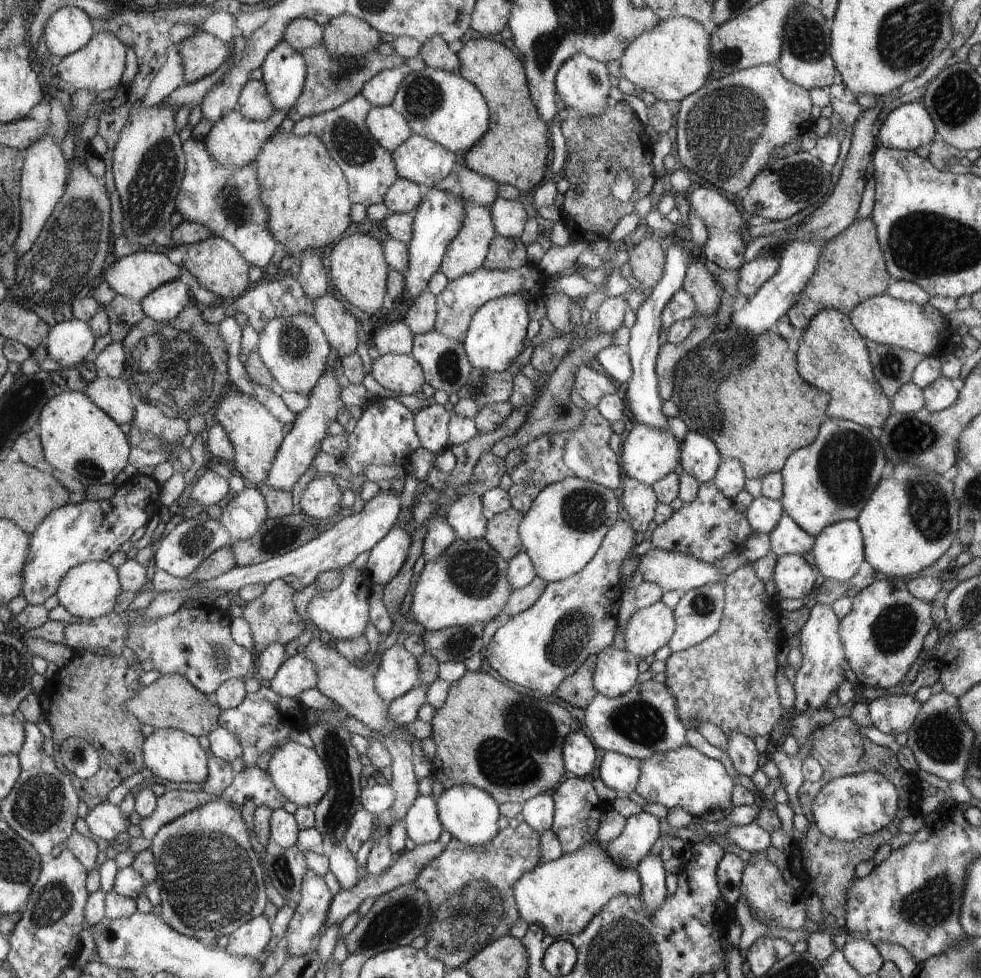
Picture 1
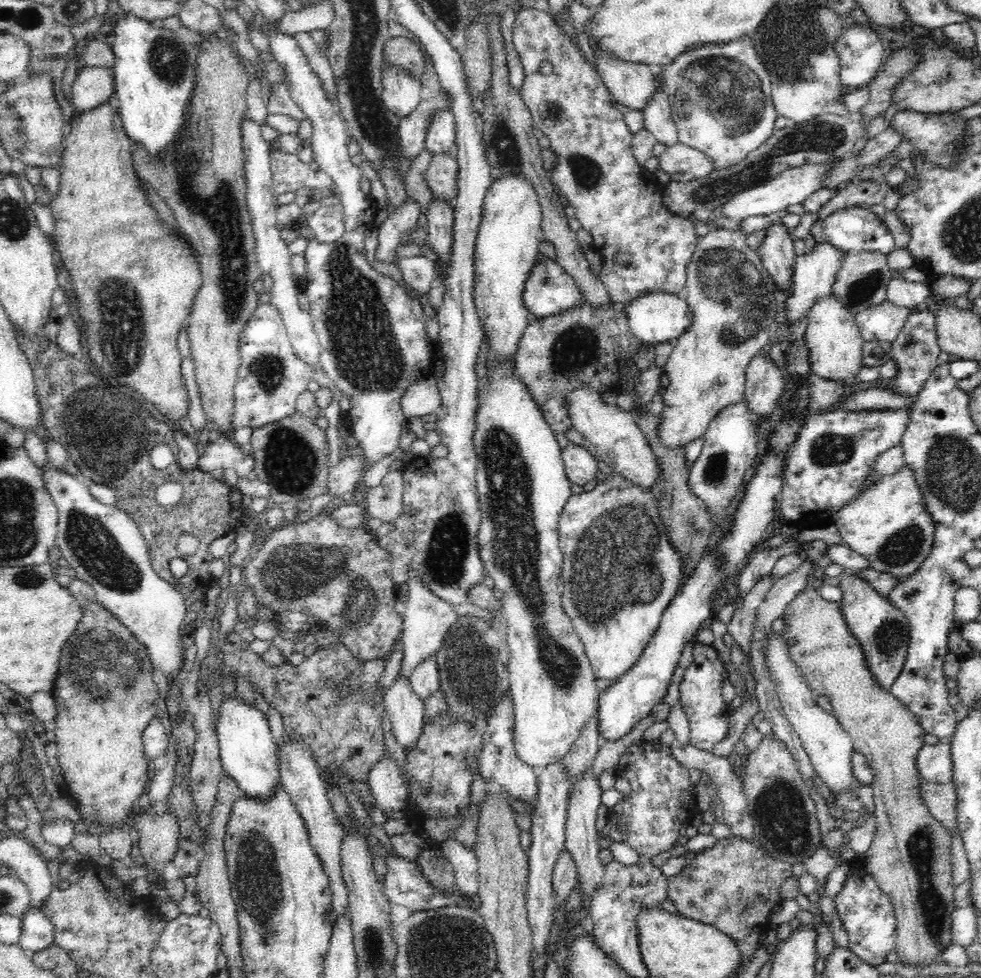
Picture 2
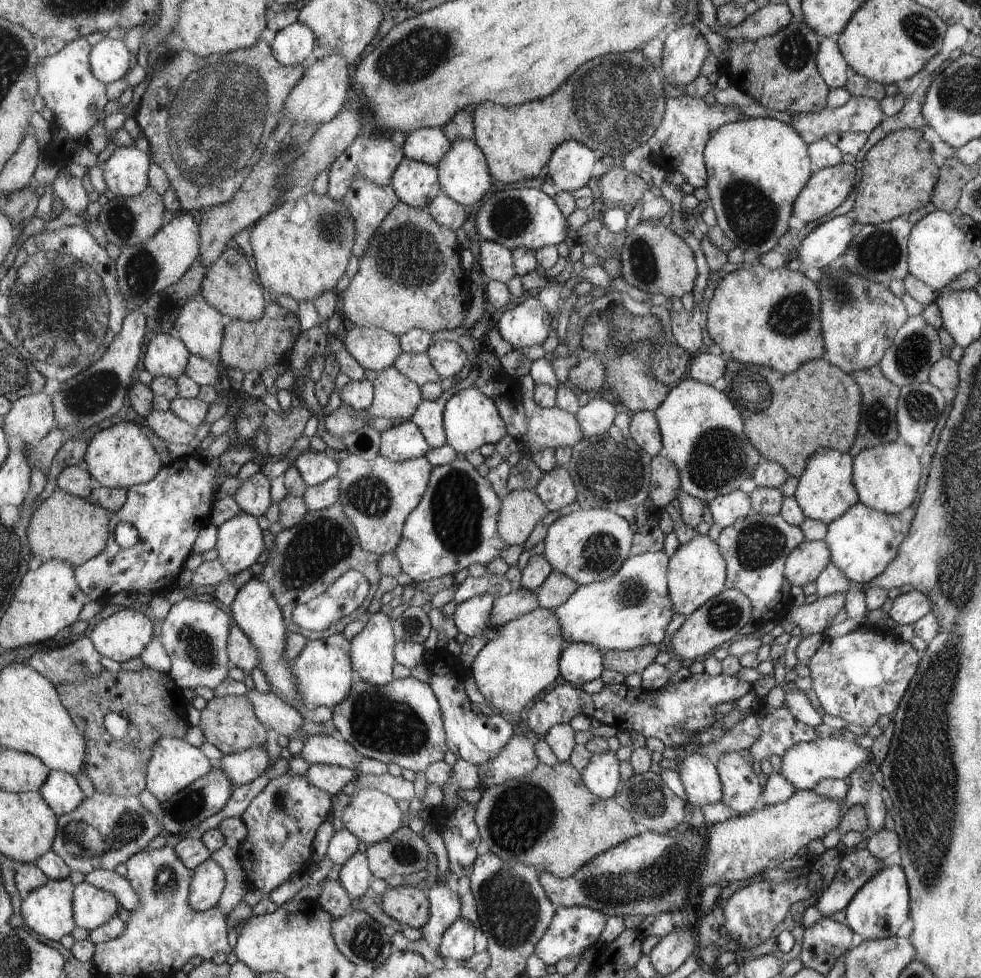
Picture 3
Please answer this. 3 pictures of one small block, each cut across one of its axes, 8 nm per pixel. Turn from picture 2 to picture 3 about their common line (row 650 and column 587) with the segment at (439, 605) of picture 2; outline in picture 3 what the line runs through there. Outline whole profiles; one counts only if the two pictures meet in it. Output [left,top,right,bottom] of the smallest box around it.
[575,395,619,438]

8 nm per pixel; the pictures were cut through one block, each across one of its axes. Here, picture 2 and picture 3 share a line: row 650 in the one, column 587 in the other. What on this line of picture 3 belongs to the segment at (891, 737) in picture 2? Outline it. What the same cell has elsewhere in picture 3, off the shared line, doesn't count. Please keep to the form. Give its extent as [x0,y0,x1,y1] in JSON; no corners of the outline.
[475,761,640,879]

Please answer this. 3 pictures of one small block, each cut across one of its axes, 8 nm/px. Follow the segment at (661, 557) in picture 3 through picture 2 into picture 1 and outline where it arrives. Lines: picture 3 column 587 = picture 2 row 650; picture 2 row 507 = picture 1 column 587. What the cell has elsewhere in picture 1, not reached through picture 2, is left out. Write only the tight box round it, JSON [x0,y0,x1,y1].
[484,515,635,696]

